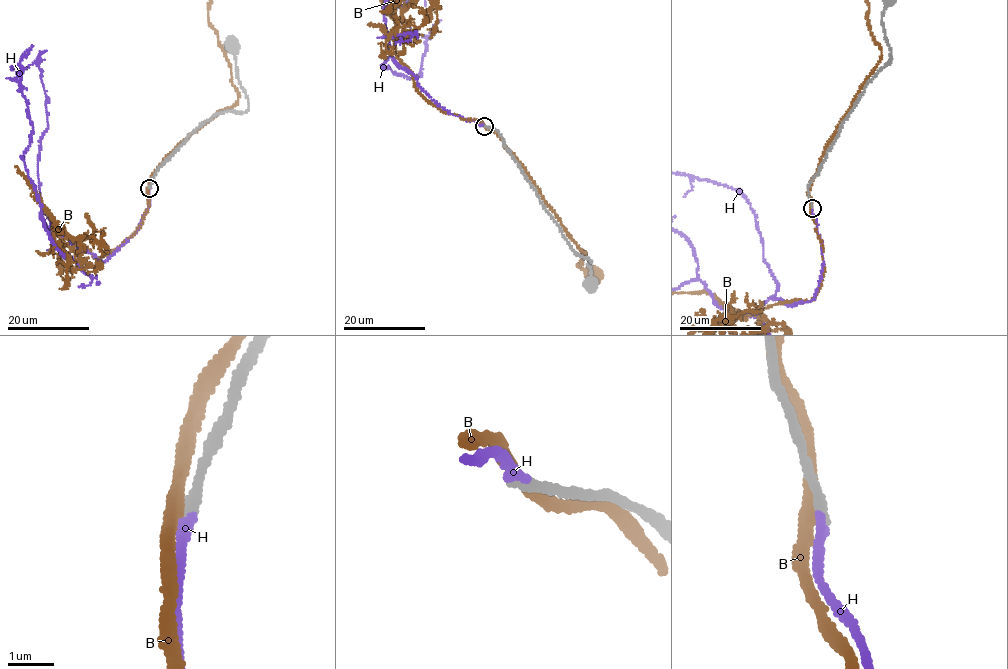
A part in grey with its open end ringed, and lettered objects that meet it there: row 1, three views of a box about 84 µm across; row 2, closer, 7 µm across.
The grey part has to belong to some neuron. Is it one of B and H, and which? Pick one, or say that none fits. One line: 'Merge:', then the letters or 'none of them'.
Merge: H

